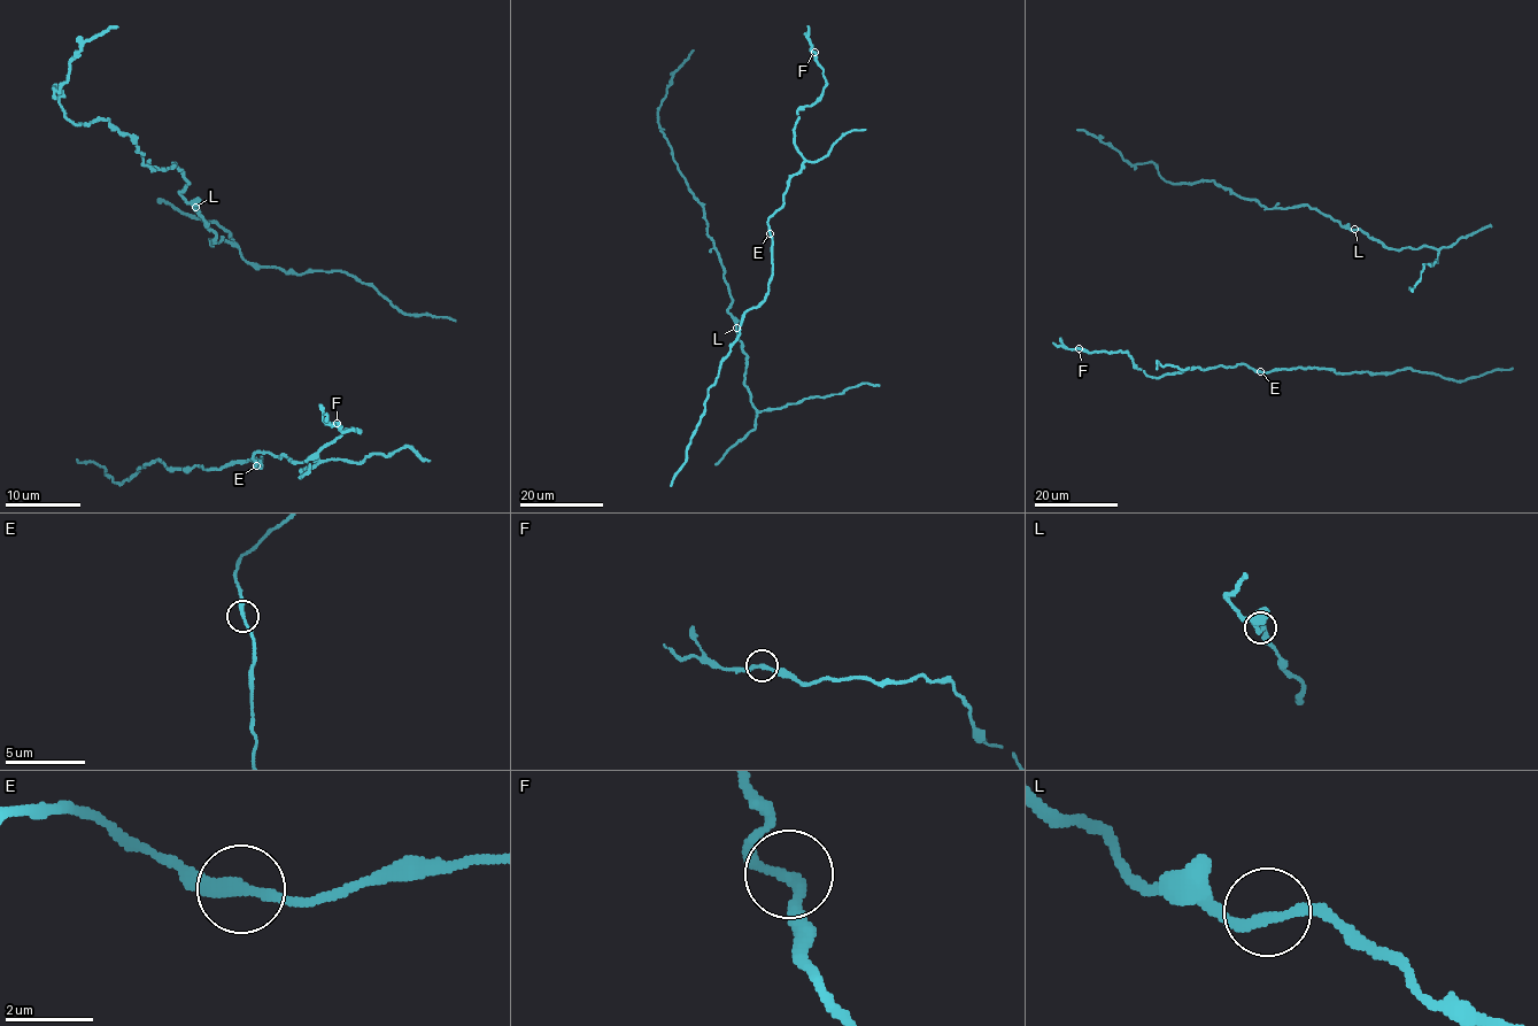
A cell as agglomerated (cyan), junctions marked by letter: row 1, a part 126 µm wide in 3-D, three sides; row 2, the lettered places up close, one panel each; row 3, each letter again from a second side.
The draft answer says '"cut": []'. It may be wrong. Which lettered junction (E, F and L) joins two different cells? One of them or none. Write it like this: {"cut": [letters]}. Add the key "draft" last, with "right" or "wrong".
{"cut": [], "draft": "right"}

